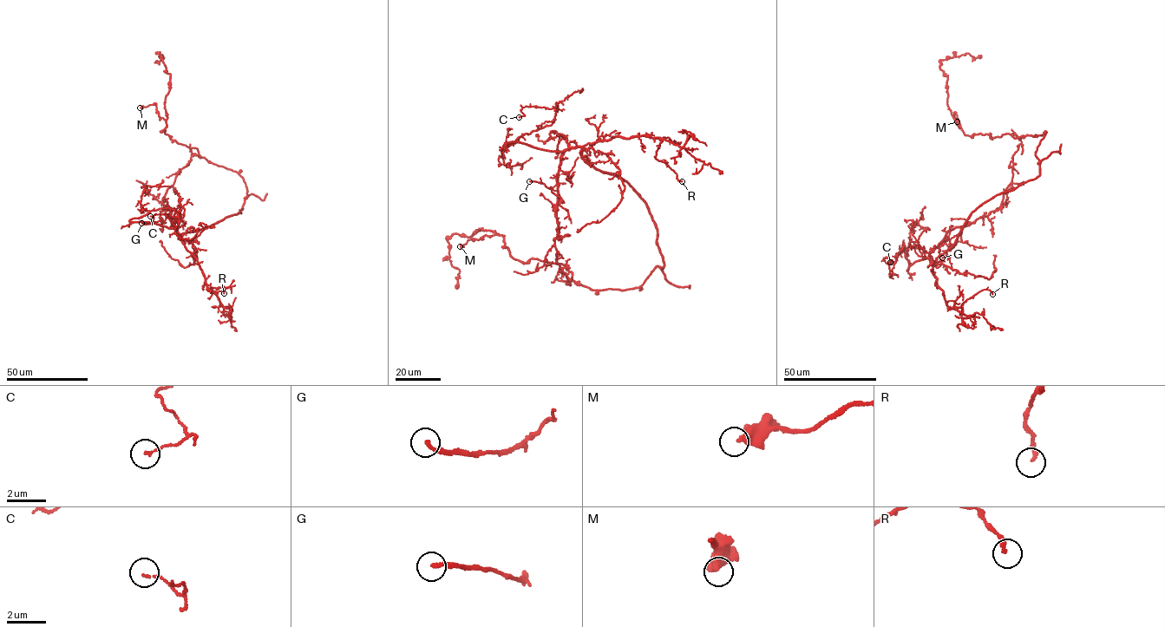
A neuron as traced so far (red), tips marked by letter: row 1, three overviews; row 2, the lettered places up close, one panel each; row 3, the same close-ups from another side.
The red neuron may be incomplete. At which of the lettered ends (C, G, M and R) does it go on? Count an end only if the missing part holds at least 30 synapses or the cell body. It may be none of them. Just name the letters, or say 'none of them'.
none of them

